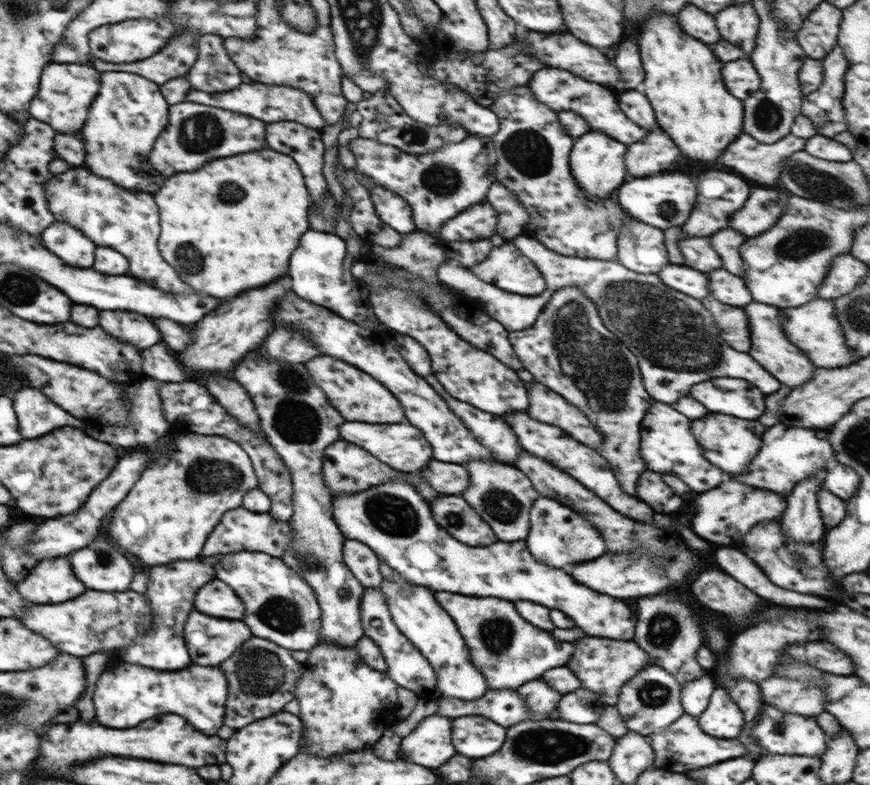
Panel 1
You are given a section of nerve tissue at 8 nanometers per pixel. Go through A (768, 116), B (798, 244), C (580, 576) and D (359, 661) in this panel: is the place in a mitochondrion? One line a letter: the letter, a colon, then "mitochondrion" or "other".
A: mitochondrion
B: mitochondrion
C: other
D: other

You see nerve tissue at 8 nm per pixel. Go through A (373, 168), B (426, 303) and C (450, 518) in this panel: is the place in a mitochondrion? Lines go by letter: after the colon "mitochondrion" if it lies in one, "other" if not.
A: other
B: other
C: mitochondrion

